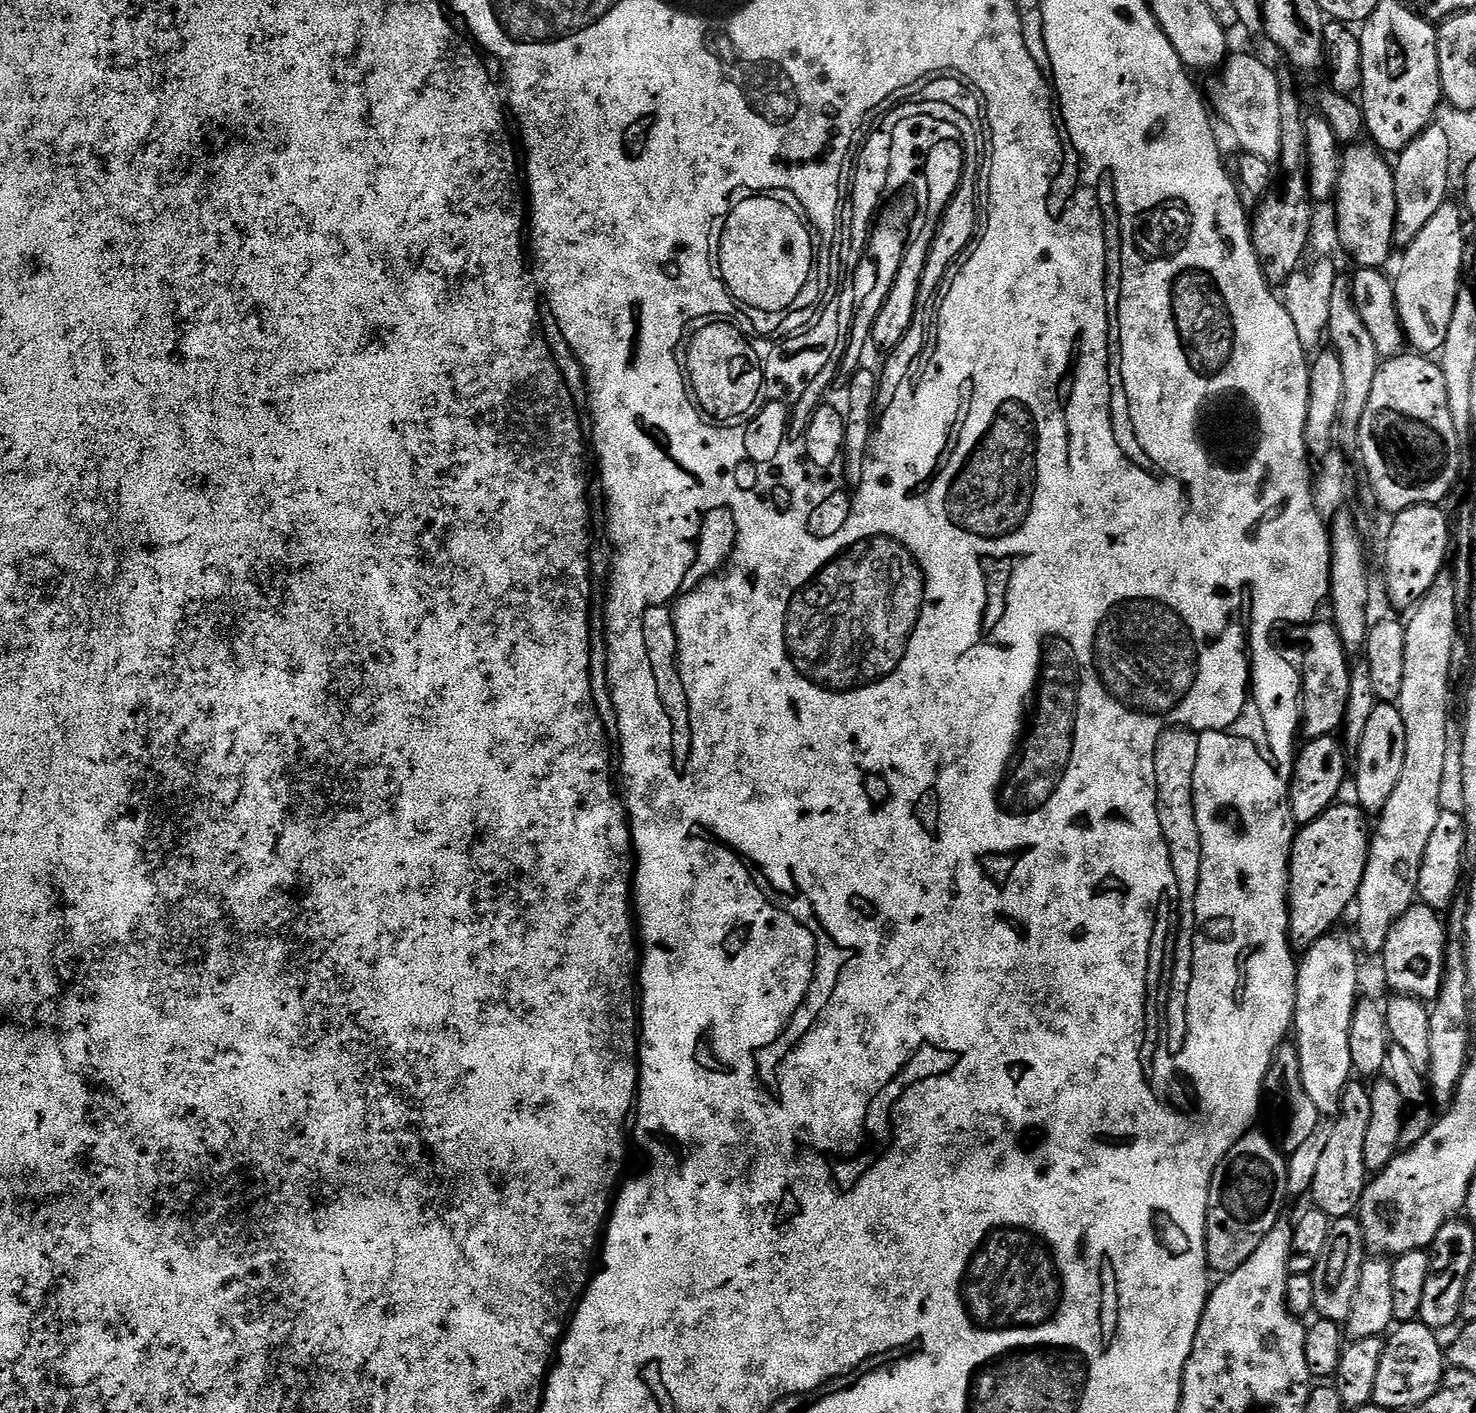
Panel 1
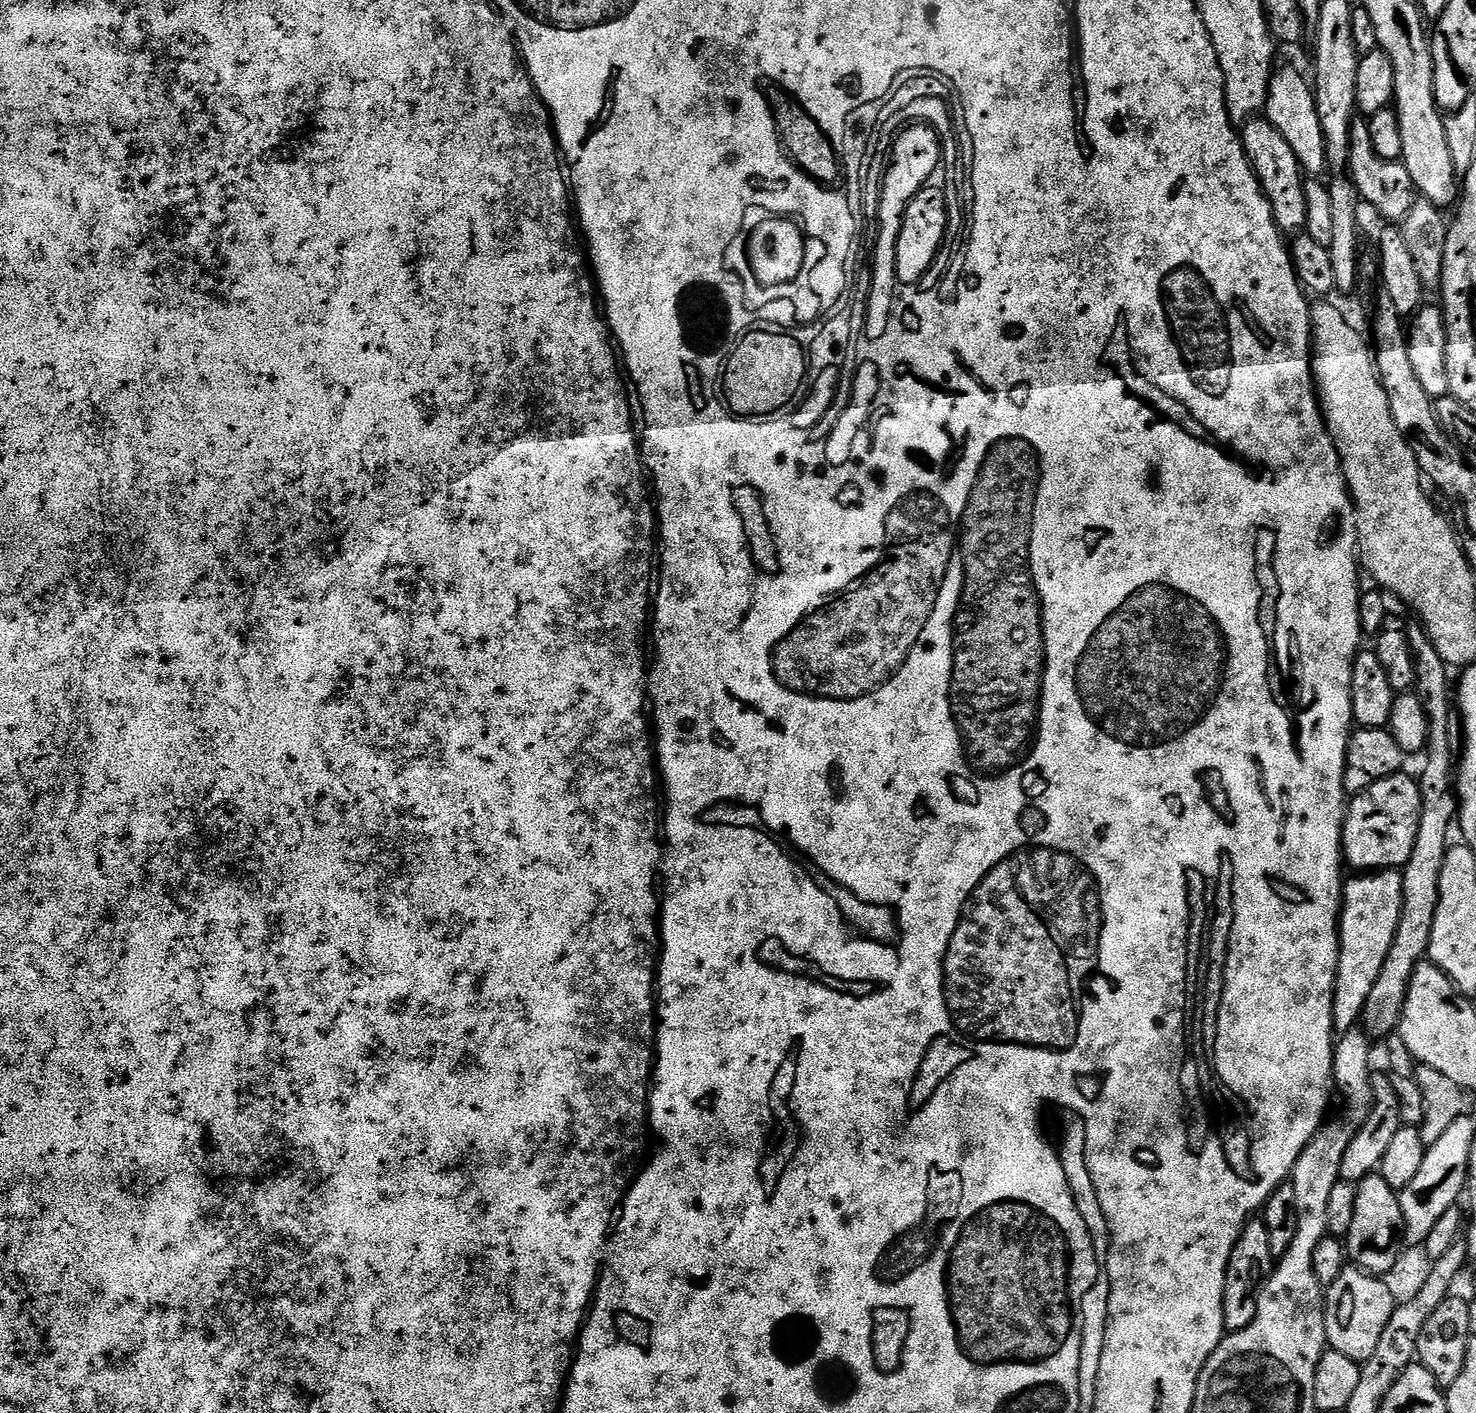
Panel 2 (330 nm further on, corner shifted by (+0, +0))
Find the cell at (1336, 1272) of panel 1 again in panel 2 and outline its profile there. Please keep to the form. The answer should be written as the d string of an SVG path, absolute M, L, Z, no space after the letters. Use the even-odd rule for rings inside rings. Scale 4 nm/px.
M1345 1266L1342 1274L1338 1274L1338 1282L1326 1290L1324 1321L1327 1347L1357 1362L1370 1358L1378 1347L1378 1338L1382 1338L1382 1330L1386 1330L1386 1322L1390 1322L1396 1310L1396 1302L1381 1277L1363 1272L1355 1266Z

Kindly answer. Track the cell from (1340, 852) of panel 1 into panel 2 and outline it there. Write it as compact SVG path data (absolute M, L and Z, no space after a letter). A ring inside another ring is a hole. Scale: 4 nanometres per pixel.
M1397 774L1353 795L1344 814L1342 856L1352 870L1400 870L1414 850L1422 810L1417 777Z

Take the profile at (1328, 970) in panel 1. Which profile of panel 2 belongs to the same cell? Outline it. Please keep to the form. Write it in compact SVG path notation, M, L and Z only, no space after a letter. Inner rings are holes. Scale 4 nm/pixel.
M1372 870L1367 874L1356 874L1352 881L1345 883L1342 888L1342 907L1340 909L1340 957L1336 971L1336 989L1332 995L1332 1027L1337 1033L1349 1032L1360 1024L1360 1015L1366 1006L1366 998L1370 998L1370 990L1382 971L1382 962L1386 962L1386 954L1390 954L1390 942L1394 942L1394 930L1398 930L1398 918L1402 914L1402 875L1396 870Z

